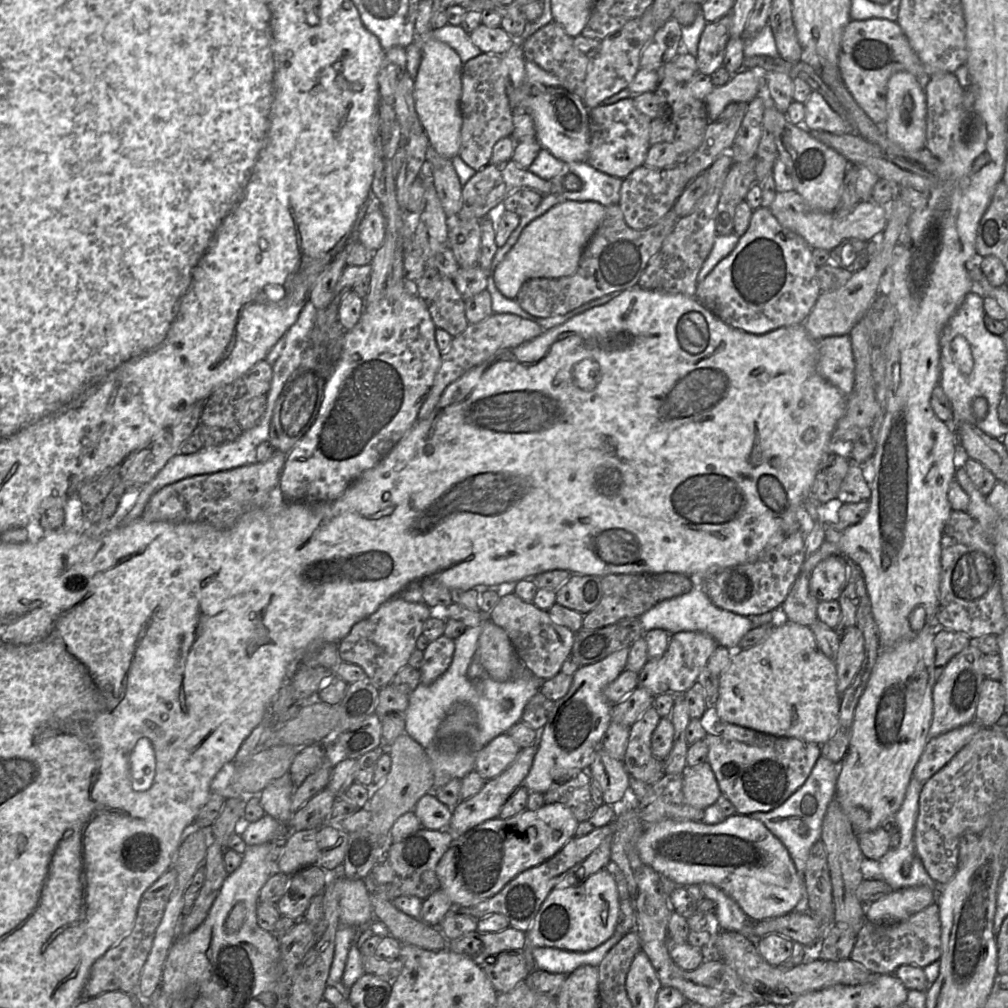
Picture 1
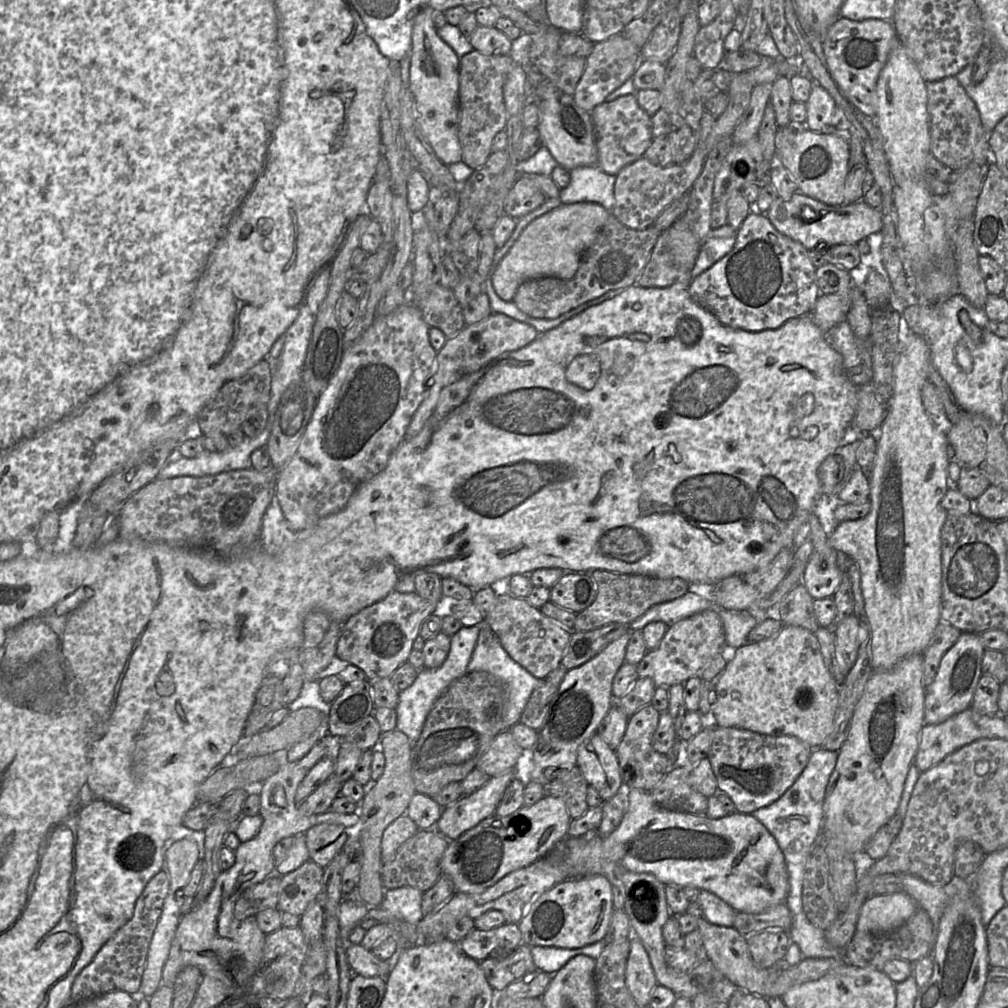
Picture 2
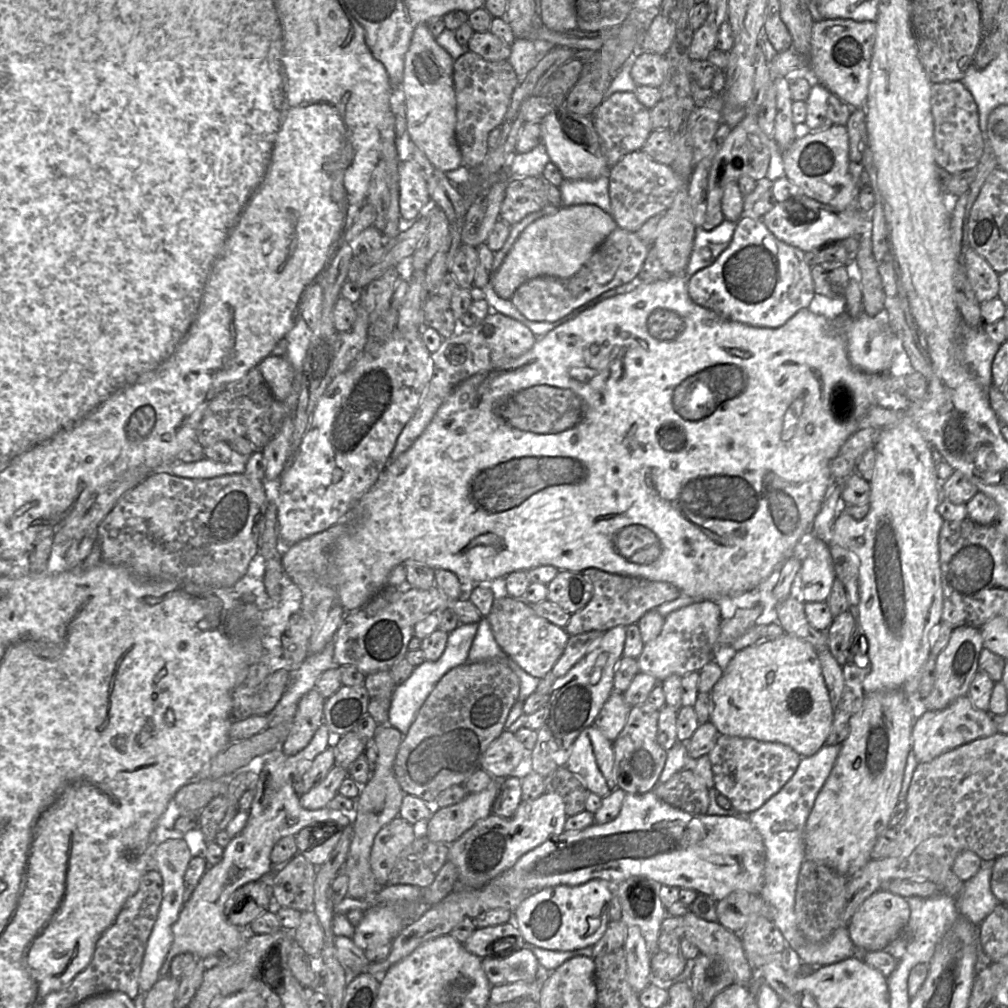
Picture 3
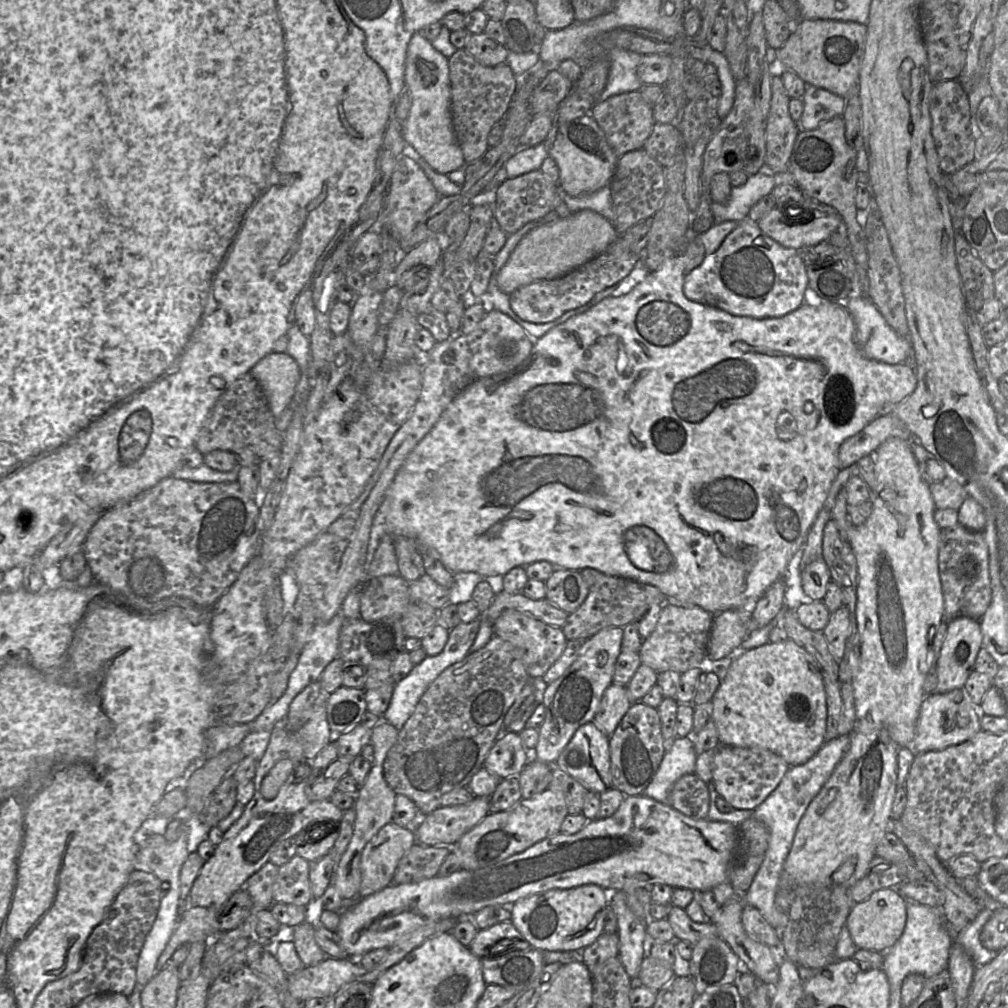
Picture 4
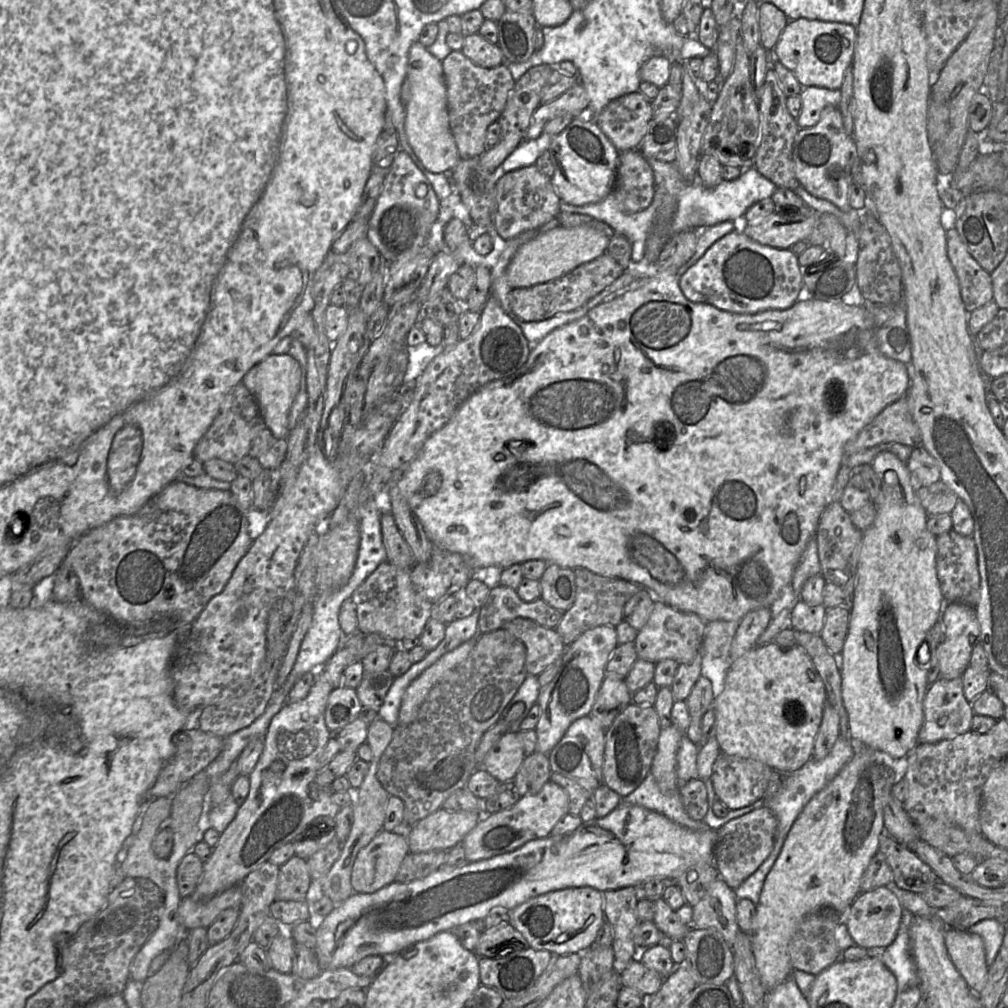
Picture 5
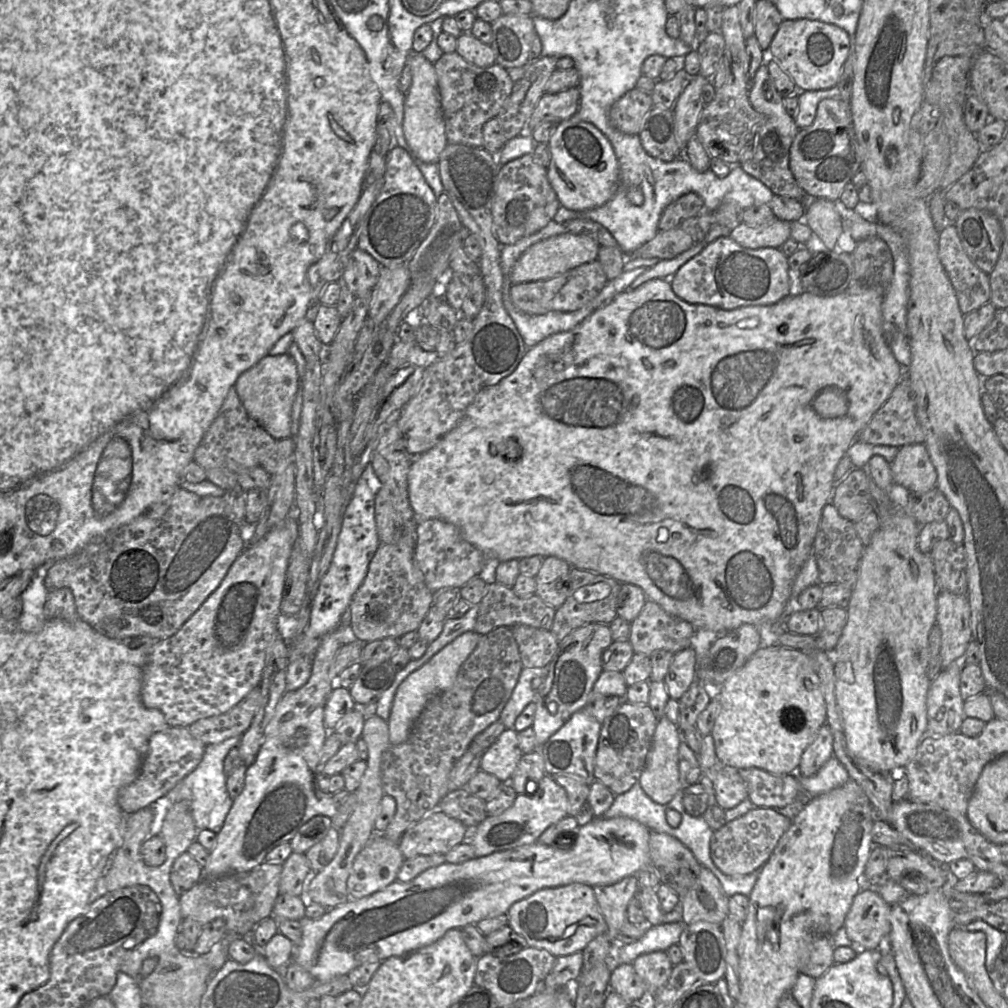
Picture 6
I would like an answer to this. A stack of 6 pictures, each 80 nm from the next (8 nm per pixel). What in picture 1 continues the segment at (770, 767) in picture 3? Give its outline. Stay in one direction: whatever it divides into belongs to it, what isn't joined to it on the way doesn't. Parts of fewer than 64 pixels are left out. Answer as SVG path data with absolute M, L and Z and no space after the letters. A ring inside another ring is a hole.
M714 719L707 722L707 761L721 793L741 815L769 812L781 806L805 783L822 755L820 745L795 737L777 737Z

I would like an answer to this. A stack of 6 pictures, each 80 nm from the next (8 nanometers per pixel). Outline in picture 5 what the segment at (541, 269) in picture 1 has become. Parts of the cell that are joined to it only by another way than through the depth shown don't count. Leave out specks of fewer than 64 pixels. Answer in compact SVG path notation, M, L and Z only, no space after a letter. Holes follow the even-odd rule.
M558 226L523 244L506 270L506 278L512 289L526 288L555 280L576 267L600 257L606 252L610 238L603 232L588 226L565 228Z

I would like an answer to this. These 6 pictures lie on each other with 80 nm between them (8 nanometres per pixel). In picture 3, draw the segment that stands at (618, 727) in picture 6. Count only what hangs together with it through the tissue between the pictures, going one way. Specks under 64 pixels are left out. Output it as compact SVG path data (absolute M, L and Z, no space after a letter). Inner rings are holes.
M649 703L631 707L624 728L613 741L617 786L626 793L648 793L658 783L667 757L667 751L657 741L658 720L659 710Z

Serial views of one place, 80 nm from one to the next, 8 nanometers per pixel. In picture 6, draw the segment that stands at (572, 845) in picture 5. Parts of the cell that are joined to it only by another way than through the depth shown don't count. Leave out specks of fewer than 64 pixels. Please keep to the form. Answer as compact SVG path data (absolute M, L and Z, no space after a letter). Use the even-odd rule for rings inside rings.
M628 817L594 818L578 827L575 835L559 840L568 847L557 847L534 842L517 848L475 857L461 864L444 863L431 867L410 882L396 880L381 891L354 899L328 909L317 920L304 917L299 920L302 940L294 945L292 961L306 969L317 982L325 982L339 975L348 974L354 968L371 962L382 962L393 956L401 956L415 949L428 946L440 939L450 929L462 929L479 921L507 914L509 908L538 890L569 885L587 884L591 887L612 885L652 864L649 854L651 830Z

